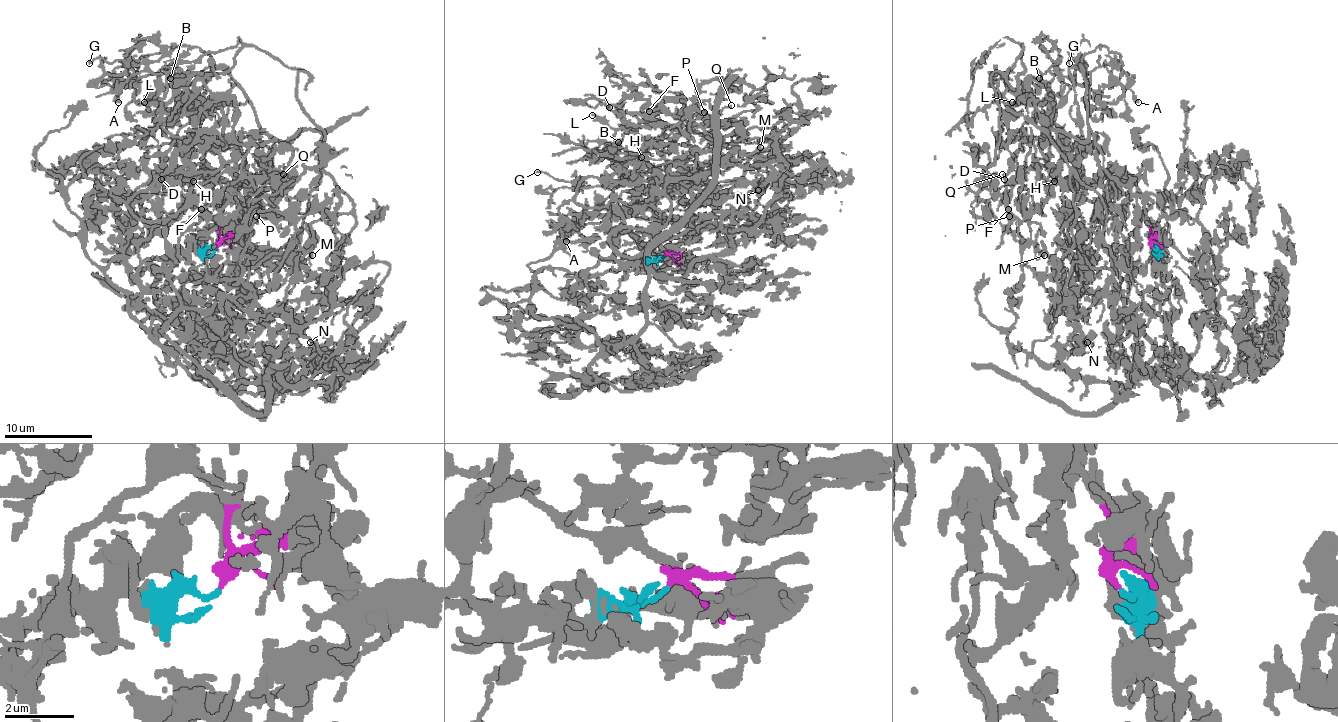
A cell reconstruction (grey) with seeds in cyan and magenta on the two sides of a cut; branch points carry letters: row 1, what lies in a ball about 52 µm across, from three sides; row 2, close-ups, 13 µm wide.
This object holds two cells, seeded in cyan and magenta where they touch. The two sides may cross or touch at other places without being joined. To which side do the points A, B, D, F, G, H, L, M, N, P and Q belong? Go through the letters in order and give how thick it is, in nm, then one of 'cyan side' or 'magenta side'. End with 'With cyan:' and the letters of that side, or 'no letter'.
A: 280 nm | magenta side
B: 180 nm | magenta side
D: 190 nm | magenta side
F: 200 nm | magenta side
G: 180 nm | magenta side
H: 280 nm | magenta side
L: 240 nm | magenta side
M: 160 nm | magenta side
N: 360 nm | cyan side
P: 180 nm | magenta side
Q: 160 nm | magenta side
With cyan: N

